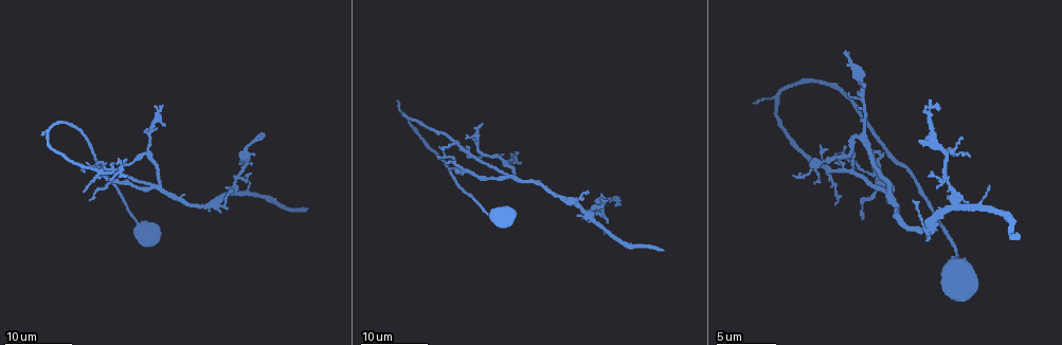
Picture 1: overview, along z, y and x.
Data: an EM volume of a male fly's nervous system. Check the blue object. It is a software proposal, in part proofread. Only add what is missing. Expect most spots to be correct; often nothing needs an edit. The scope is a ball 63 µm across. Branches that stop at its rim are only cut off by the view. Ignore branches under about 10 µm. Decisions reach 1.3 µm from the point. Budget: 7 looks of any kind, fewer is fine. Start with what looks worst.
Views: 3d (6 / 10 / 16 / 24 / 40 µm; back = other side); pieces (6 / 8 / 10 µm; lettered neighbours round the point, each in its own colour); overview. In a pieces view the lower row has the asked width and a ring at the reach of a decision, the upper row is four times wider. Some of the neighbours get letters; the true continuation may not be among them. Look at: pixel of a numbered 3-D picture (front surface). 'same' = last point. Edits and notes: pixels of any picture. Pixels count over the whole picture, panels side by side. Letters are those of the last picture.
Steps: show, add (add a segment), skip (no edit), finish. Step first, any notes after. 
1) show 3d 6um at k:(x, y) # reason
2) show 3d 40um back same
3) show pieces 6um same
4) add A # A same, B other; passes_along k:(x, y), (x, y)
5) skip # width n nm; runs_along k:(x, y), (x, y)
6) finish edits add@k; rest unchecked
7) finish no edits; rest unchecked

show 3d 24um at 1:(619, 204) # free end

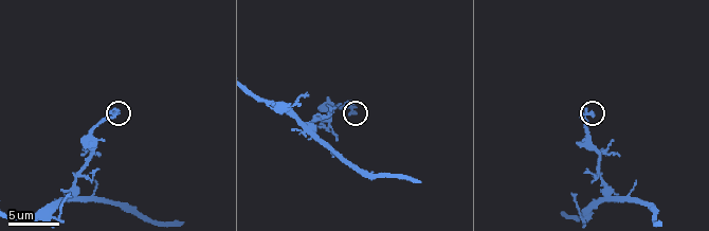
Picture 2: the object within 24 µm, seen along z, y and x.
show pieces 10um at 2:(356, 113)

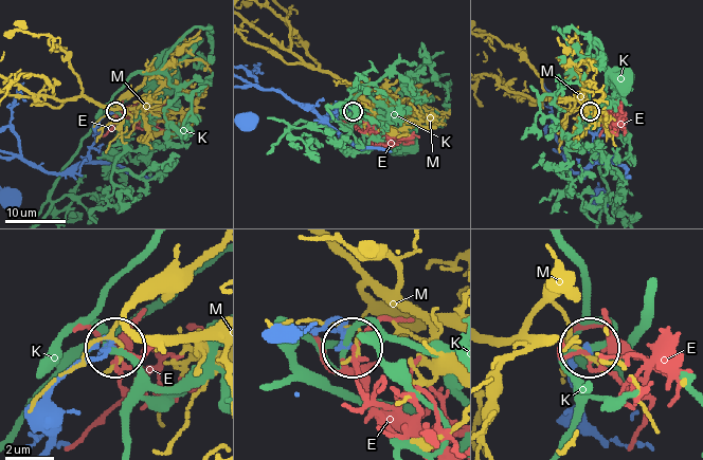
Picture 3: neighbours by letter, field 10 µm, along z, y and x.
skip # width 140 nm; E other, K other, M other; runs_along 3:(46, 443), (54, 388), (90, 352), (112, 346); none of them fits

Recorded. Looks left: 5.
show 3d 24um at 1:(125, 177) # an open end

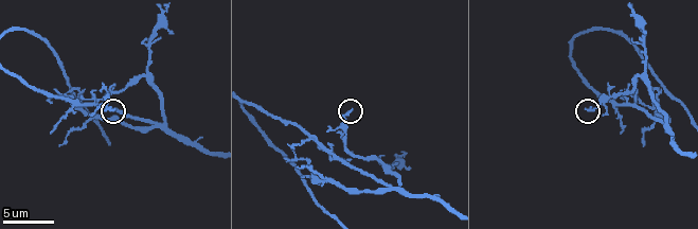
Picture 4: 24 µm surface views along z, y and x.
show pieces 8um at 4:(585, 110)

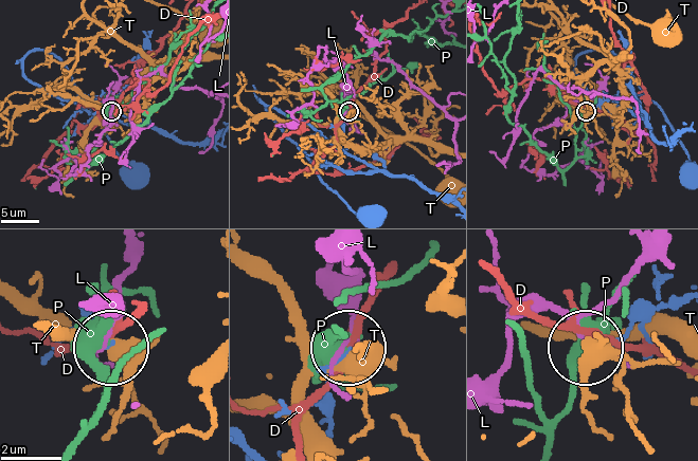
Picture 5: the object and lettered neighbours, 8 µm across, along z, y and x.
skip # D other, L other, P other, T other; none of them fits

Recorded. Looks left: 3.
show pieces 10um at 4:(287, 160) # an open end

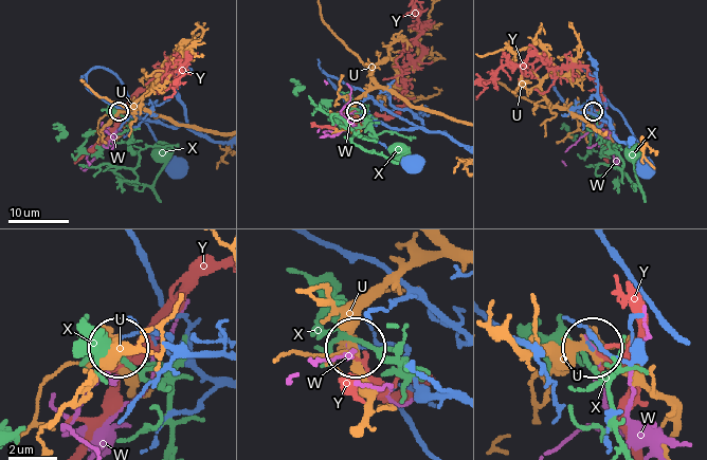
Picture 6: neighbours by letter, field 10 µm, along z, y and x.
skip # width 120 nm; U other, W other, X other, Y other; none of them fits

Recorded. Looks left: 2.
show pieces 8um at 4:(405, 154) # an open end

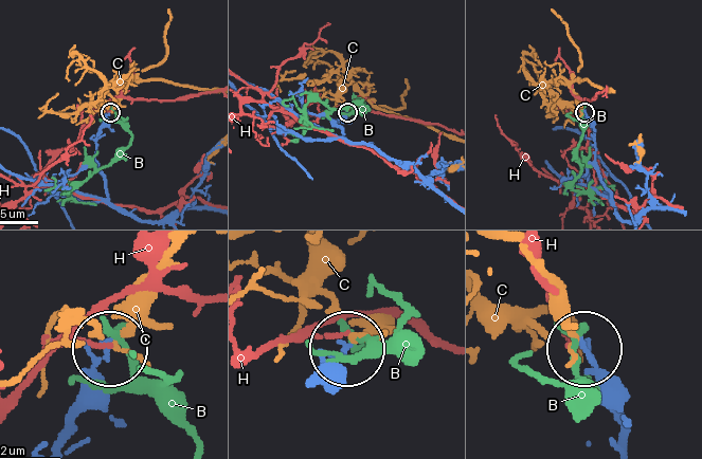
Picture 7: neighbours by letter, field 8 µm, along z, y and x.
skip # B other, C other, H other; runs_along 7:(628, 443), (602, 367), (584, 347); no lettered segment goes on from it

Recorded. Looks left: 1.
finish no edits; rest unchecked

